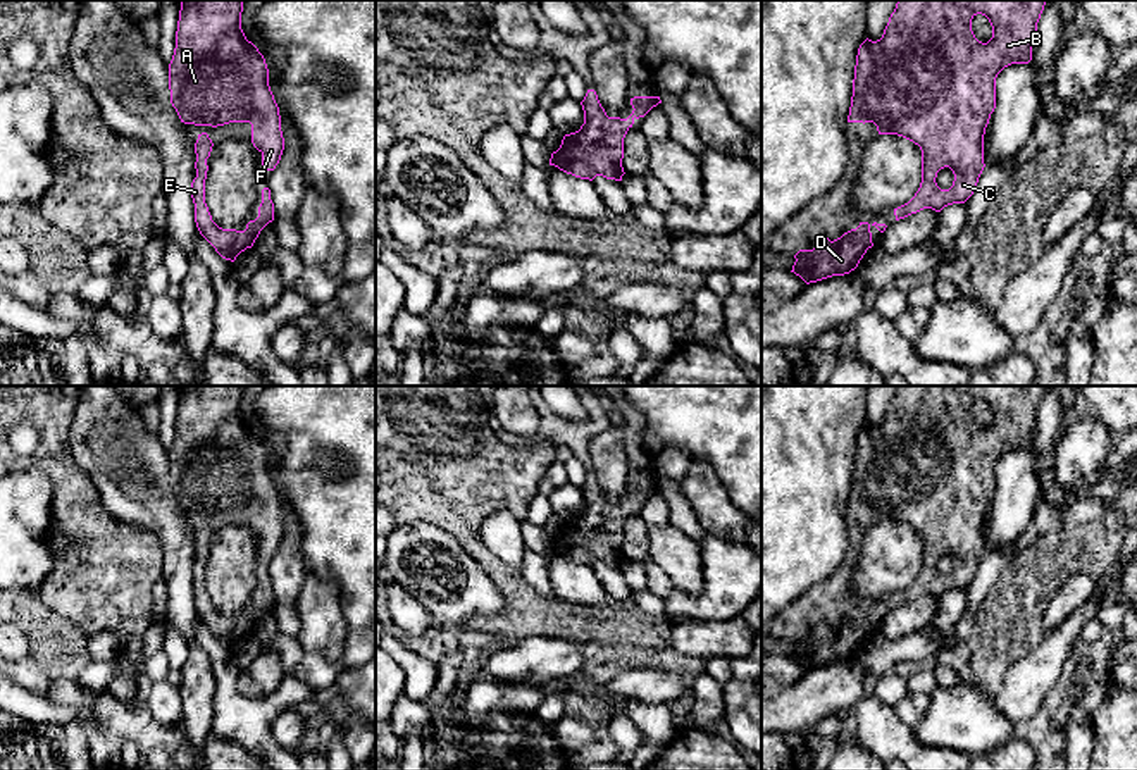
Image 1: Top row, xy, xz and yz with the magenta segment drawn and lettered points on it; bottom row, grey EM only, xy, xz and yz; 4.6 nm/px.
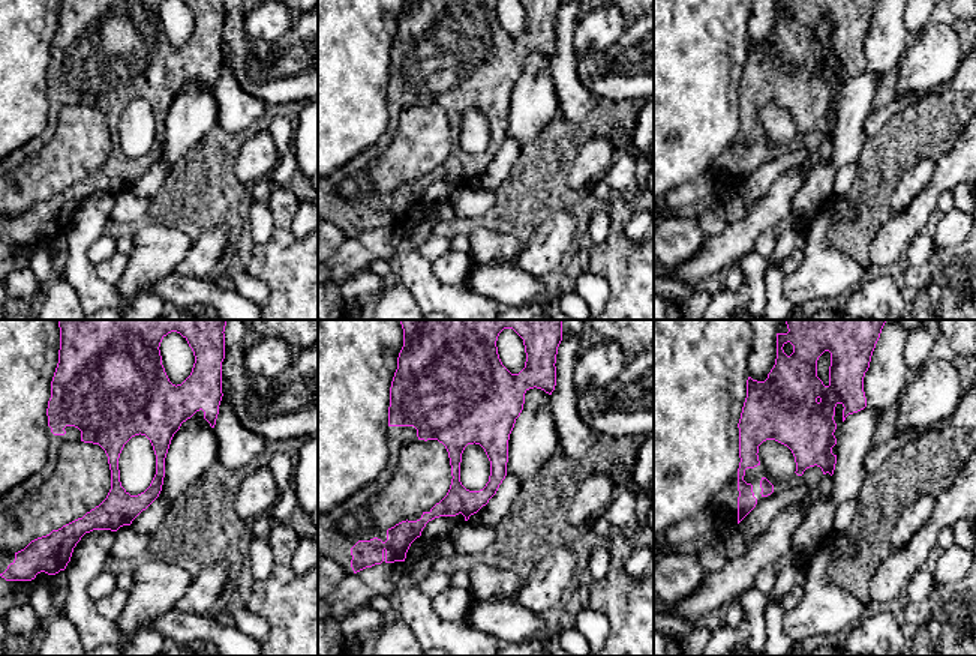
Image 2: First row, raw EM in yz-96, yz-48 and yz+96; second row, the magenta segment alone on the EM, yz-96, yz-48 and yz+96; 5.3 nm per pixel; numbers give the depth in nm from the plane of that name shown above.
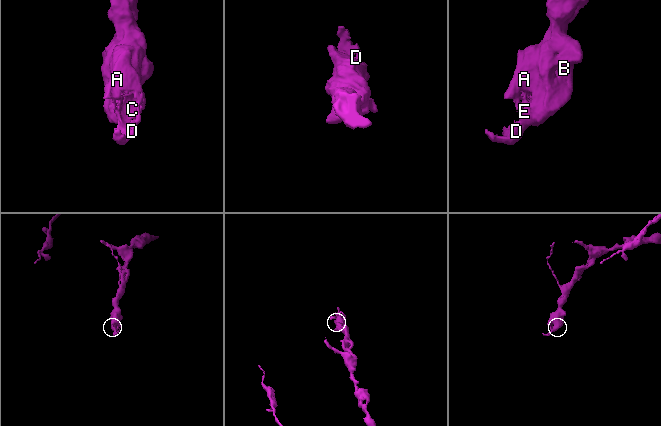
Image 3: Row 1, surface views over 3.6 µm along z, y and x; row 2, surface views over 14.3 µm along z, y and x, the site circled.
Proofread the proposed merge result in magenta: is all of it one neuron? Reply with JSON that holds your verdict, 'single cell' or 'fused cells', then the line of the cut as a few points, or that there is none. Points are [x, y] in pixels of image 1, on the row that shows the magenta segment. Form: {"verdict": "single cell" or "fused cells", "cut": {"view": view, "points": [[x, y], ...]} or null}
{"verdict": "single cell", "cut": null}

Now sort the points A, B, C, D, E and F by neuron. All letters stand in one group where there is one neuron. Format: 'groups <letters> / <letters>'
groups A B C D E F

